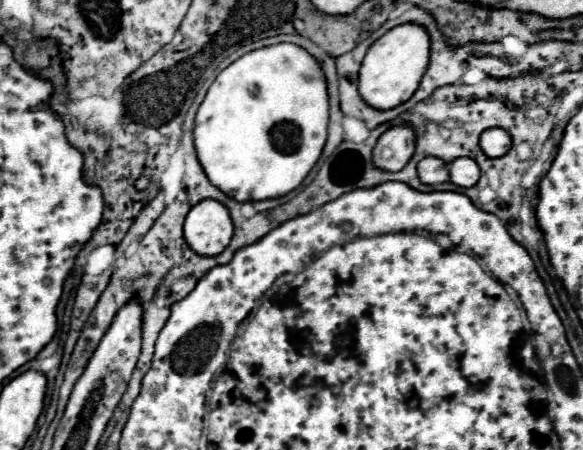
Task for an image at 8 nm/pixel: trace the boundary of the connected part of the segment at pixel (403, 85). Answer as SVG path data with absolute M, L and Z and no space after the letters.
M400 24L388 30L382 38L372 44L364 64L360 68L360 96L372 104L372 108L388 110L396 104L402 104L416 92L420 80L430 64L430 36L428 30L420 24Z

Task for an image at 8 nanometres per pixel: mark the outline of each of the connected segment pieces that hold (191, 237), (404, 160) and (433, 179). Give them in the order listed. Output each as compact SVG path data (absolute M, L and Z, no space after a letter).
M214 198L198 202L186 216L184 238L202 256L220 254L234 234L234 222L226 204Z
M400 124L386 130L374 148L376 168L398 172L408 164L416 150L416 132L410 124Z
M428 156L428 158L422 158L420 164L418 164L418 176L424 184L442 184L442 182L448 182L448 166L440 160L440 158L434 158L434 156Z

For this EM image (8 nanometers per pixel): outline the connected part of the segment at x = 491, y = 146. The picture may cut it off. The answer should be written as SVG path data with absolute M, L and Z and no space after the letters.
M490 128L480 136L480 148L490 158L504 156L510 150L510 146L512 146L512 138L502 128Z

